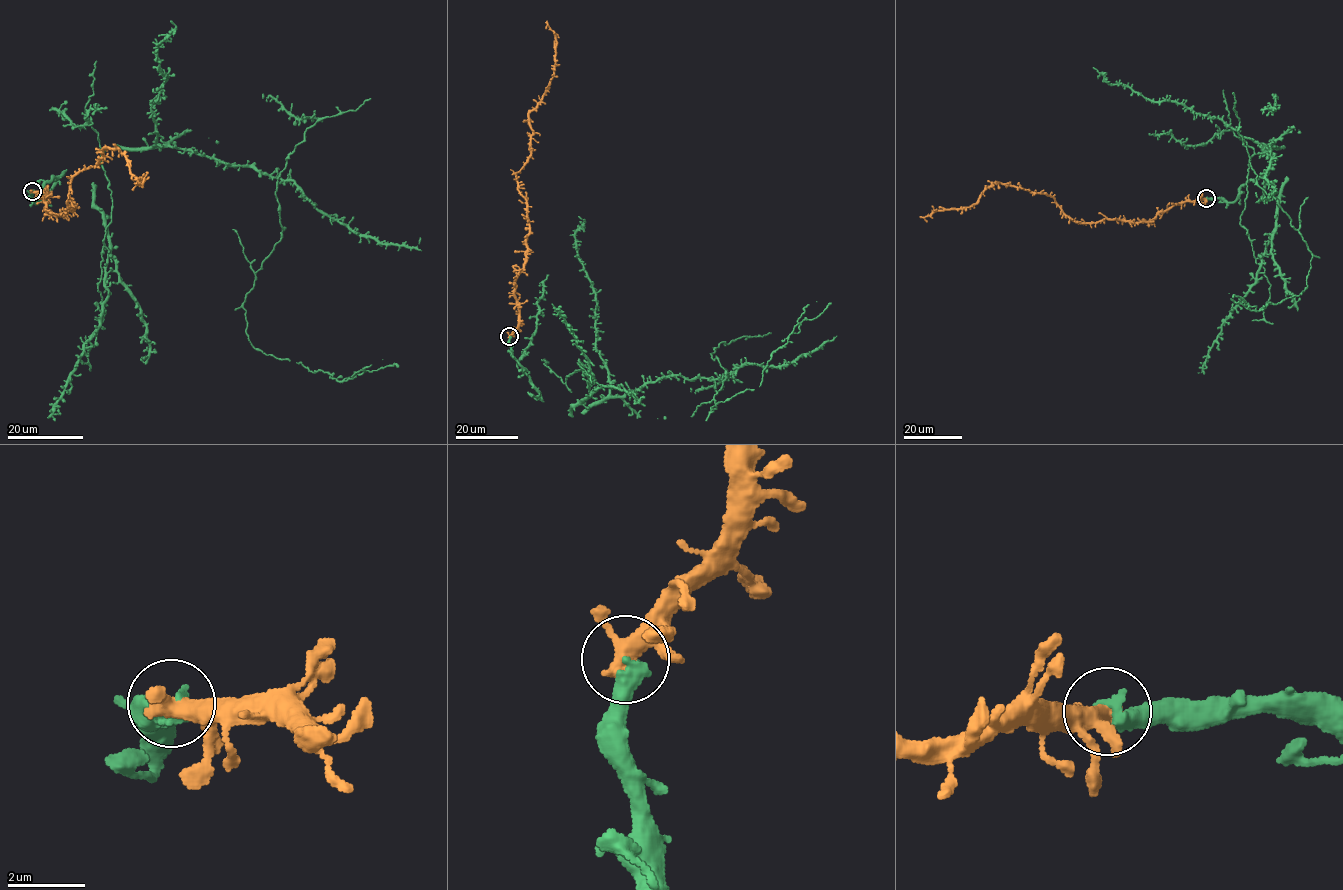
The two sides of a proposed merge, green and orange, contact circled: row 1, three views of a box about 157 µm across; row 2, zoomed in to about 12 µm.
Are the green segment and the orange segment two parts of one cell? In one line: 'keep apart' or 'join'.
join

